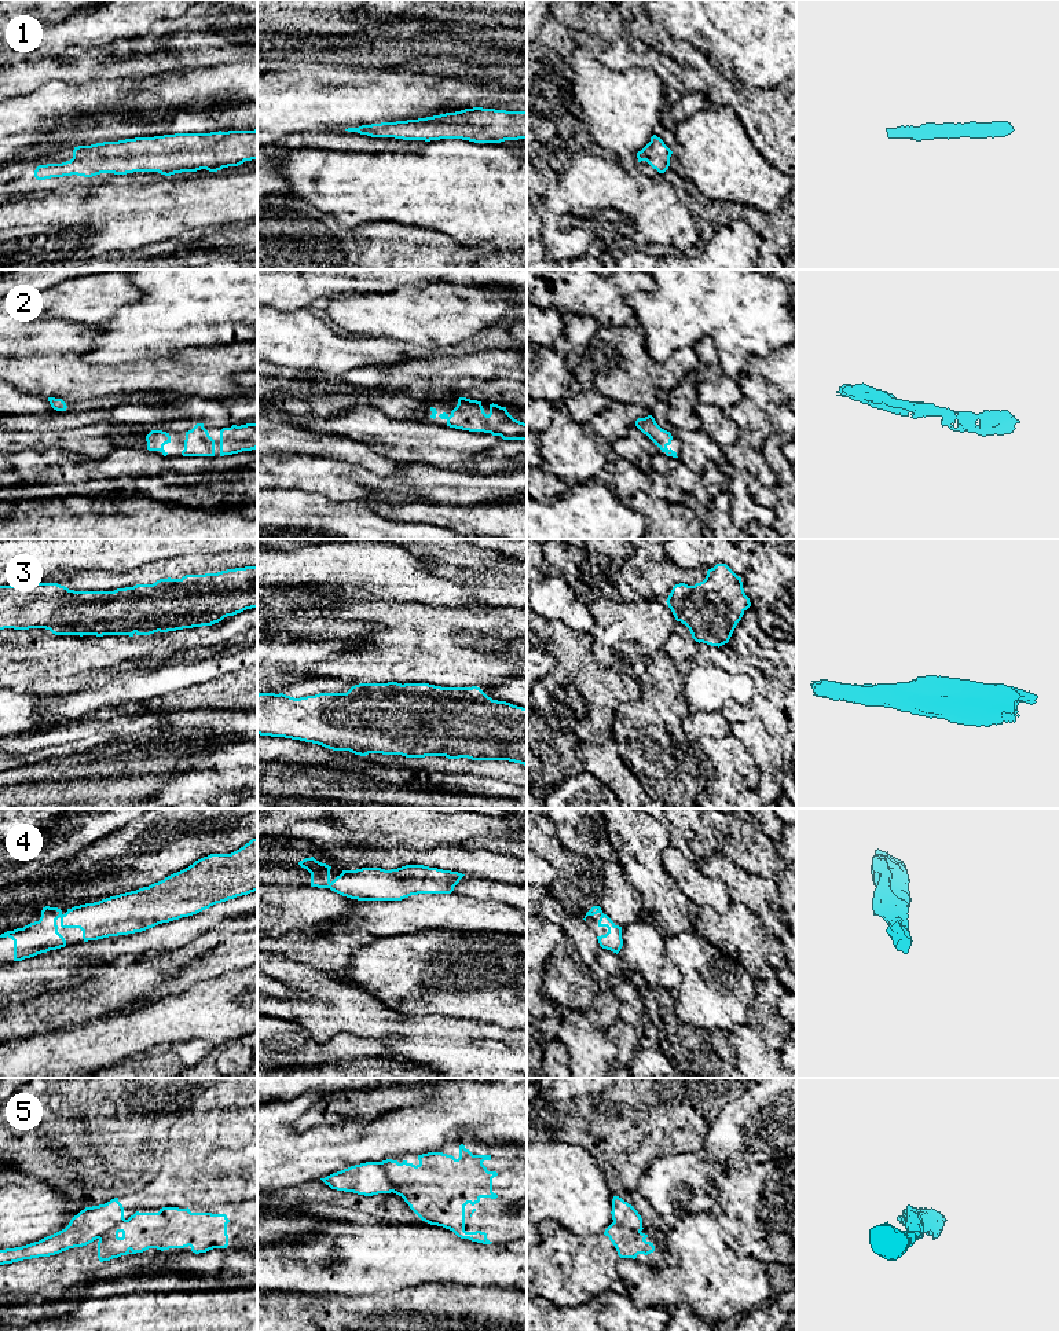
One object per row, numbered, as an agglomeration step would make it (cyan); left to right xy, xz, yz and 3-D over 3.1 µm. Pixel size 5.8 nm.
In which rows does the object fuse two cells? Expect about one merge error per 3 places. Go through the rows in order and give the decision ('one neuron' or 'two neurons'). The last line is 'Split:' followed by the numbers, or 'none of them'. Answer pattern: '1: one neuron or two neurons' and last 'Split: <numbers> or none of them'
1: one neuron
2: one neuron
3: one neuron
4: one neuron
5: two neurons
Split: 5

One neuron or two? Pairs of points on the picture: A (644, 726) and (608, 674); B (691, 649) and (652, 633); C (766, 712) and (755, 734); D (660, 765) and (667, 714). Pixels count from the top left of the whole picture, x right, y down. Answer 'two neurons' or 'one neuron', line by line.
A: two neurons
B: two neurons
C: two neurons
D: one neuron

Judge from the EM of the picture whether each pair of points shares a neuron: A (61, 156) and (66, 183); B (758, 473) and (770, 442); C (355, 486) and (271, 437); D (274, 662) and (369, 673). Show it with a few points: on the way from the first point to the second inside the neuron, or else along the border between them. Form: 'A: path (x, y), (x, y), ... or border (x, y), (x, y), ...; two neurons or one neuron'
A: path (61, 162), (63, 176); one neuron
B: border (759, 451), (776, 483); two neurons
C: border (299, 455), (325, 457), (336, 462); two neurons
D: border (343, 653), (315, 663), (306, 673), (306, 677); two neurons

